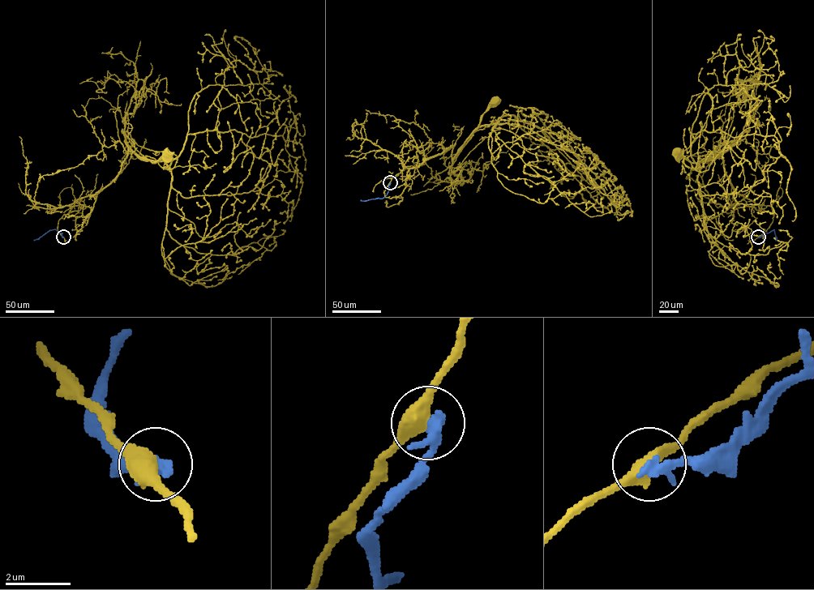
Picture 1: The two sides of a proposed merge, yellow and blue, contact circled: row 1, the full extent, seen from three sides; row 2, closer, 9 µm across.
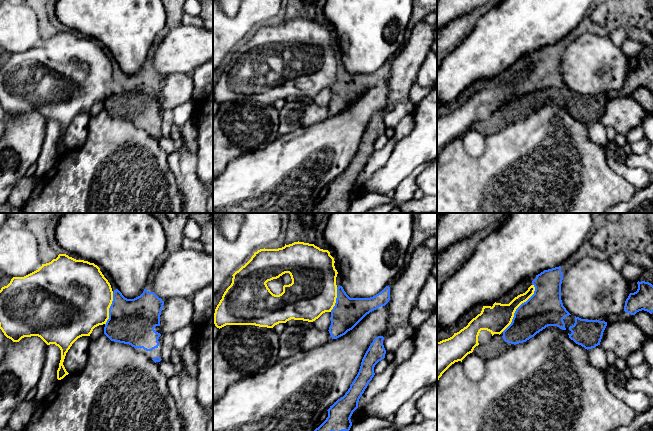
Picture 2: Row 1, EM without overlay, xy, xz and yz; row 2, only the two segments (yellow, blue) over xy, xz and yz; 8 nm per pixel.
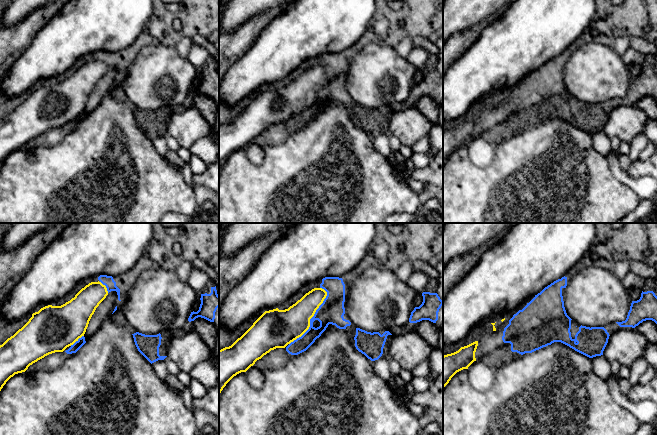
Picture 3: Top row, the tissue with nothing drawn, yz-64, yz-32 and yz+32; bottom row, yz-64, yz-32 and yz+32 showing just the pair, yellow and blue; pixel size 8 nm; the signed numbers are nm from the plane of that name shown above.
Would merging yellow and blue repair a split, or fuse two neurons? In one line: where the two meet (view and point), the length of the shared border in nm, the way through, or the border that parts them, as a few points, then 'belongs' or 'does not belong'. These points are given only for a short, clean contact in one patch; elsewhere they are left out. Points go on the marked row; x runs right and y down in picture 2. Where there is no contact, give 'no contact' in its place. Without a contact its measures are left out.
meets yellow in yz at (518, 306); contact 460 nm long; does not belong

